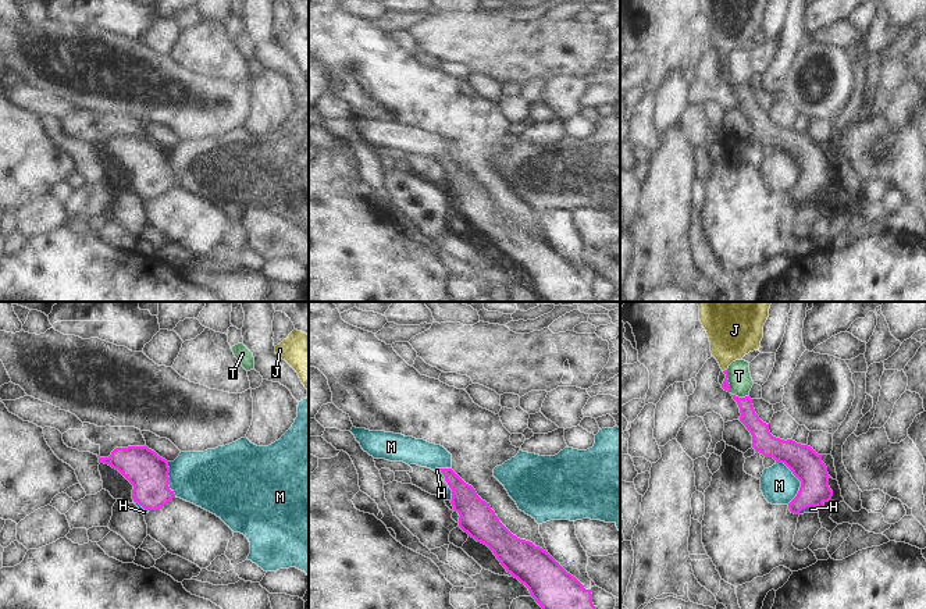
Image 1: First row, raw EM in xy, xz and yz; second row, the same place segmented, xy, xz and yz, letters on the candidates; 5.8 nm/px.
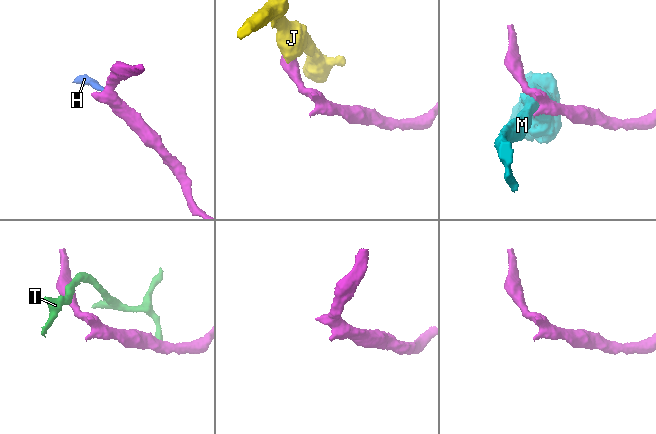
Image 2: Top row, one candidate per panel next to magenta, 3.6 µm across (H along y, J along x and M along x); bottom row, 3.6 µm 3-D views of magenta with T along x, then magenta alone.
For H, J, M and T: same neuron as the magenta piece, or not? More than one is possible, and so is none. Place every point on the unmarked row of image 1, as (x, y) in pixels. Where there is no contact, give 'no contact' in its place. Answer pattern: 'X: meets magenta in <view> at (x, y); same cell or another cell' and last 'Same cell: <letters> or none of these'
H: meets magenta in xz at (448, 173); same cell
J: meets magenta in yz at (725, 59); another cell
M: meets magenta in yz at (798, 167); another cell
T: meets magenta in yz at (740, 86); another cell
Same cell: H

